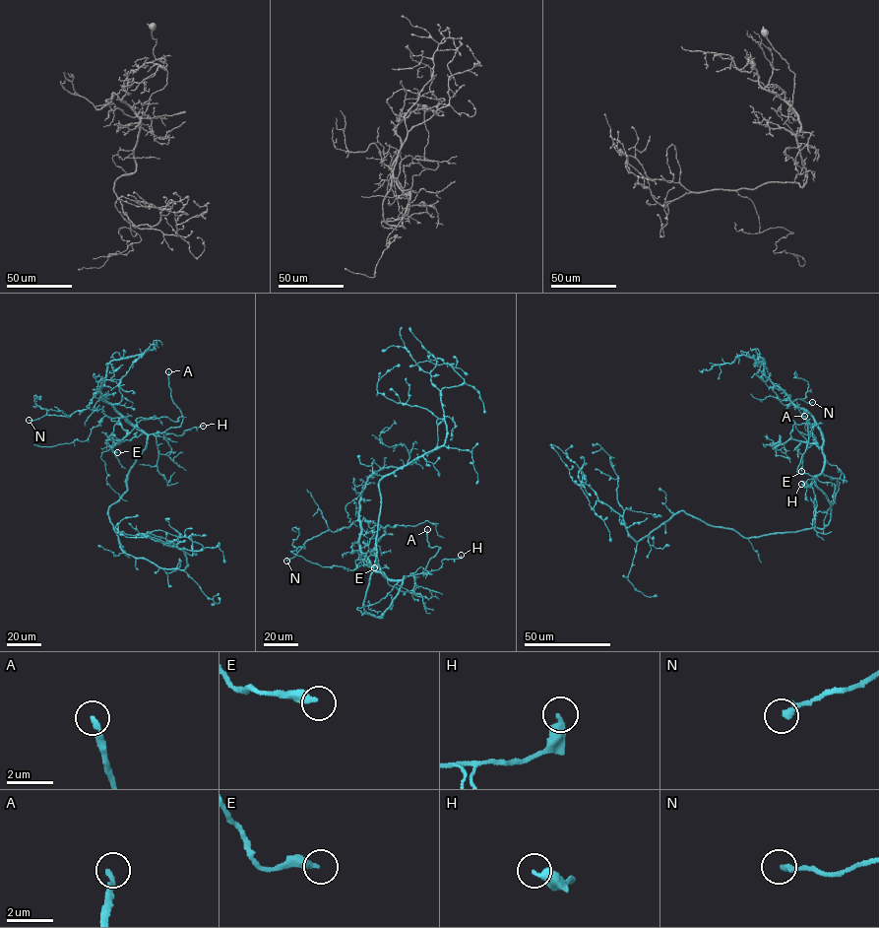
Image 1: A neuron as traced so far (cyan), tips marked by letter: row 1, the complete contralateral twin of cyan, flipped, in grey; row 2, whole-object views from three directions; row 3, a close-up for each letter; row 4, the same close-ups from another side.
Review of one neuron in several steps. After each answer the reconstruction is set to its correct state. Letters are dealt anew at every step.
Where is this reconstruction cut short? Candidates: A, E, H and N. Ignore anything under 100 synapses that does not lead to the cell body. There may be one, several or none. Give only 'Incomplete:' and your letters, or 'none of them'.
Incomplete: A

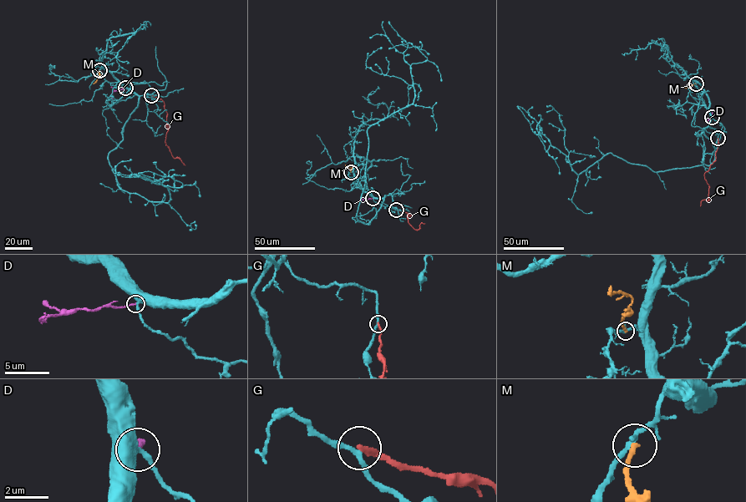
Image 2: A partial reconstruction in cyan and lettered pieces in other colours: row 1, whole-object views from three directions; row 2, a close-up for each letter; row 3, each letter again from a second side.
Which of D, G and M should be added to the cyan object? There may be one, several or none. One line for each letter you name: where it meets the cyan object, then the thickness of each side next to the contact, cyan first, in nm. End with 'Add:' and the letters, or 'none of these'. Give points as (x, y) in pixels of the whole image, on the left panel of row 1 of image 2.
D: Touches cyan at (125, 88). Thickness 360 nm (cyan) against 140 nm
Add: D

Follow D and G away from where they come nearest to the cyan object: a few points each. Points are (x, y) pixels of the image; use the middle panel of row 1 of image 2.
D: (372, 198), (362, 200)
G: (396, 210), (411, 215), (408, 214), (408, 221), (415, 230), (419, 228), (421, 223), (424, 224)

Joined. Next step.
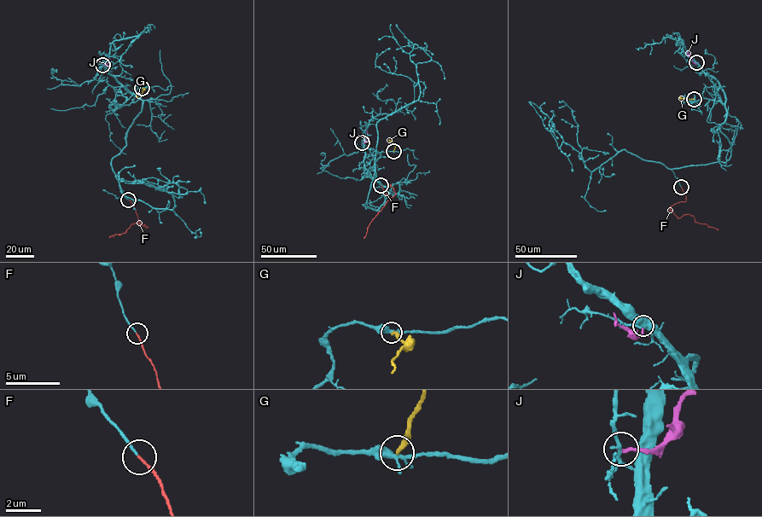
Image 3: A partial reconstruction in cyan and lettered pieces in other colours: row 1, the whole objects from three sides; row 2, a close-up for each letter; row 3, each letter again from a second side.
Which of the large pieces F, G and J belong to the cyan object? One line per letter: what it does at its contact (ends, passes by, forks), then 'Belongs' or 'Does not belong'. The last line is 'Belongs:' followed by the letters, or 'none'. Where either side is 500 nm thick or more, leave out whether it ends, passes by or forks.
F: It ends there. Belongs
G: It ends there. Does not belong
J: It ends there. Does not belong
Belongs: F

